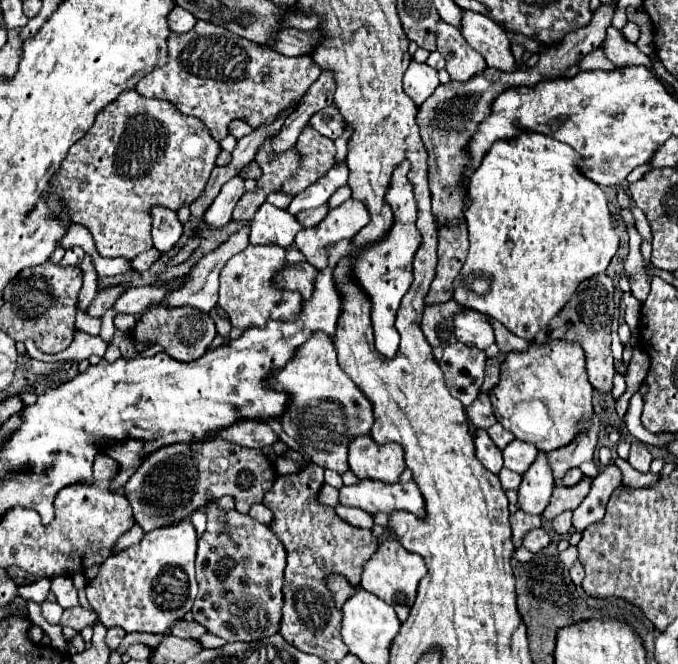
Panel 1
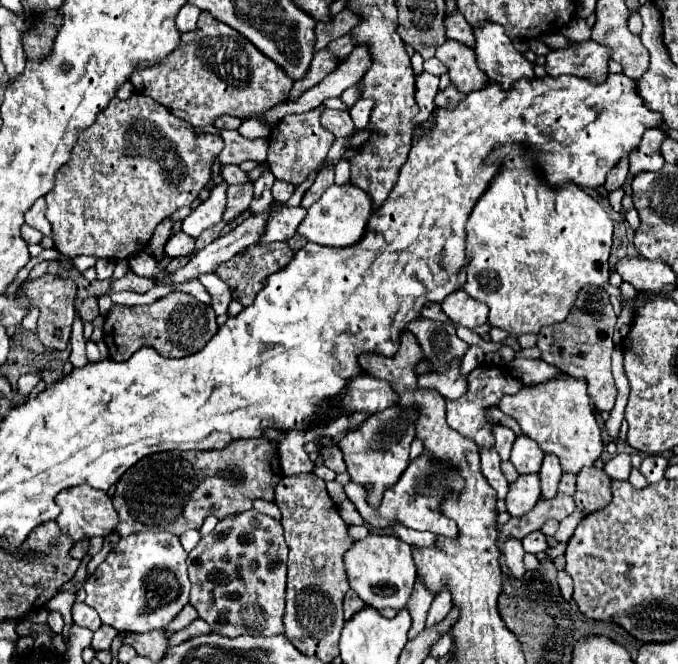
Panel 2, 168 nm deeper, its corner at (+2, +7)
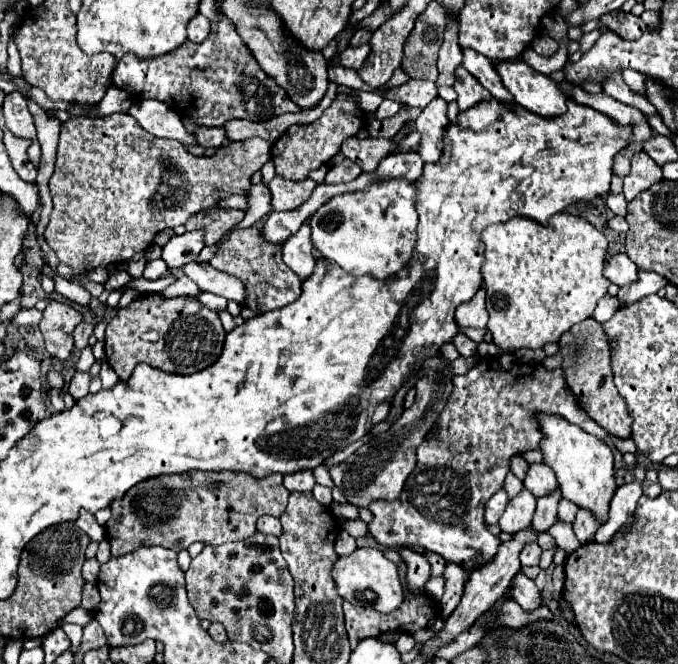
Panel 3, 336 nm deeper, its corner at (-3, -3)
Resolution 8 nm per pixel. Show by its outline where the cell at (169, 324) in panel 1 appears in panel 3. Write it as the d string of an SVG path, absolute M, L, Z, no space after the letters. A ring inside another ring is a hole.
M139 294L127 308L119 310L105 328L107 364L117 372L119 380L131 376L137 364L149 364L169 374L199 372L221 356L225 330L219 314L205 308L193 296L165 298L163 294Z

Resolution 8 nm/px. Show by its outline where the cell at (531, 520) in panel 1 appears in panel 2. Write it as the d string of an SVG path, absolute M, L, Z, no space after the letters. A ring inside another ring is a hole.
M506 540L502 552L504 552L504 562L510 568L512 576L522 576L526 570L524 562L522 562L522 558L524 558L522 542L520 540Z

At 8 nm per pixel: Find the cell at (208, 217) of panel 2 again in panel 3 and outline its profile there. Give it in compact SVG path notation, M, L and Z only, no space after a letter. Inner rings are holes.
M195 230L195 232L185 232L181 236L173 236L161 248L161 258L165 260L169 270L175 270L193 262L201 250L203 250L203 232Z

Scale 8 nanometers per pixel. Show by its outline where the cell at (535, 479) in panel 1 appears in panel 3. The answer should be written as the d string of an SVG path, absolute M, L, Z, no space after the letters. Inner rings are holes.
M523 488L513 500L507 502L507 508L499 520L501 530L509 532L509 534L527 530L531 526L533 514L535 514L535 502L537 502L537 498L529 490Z

